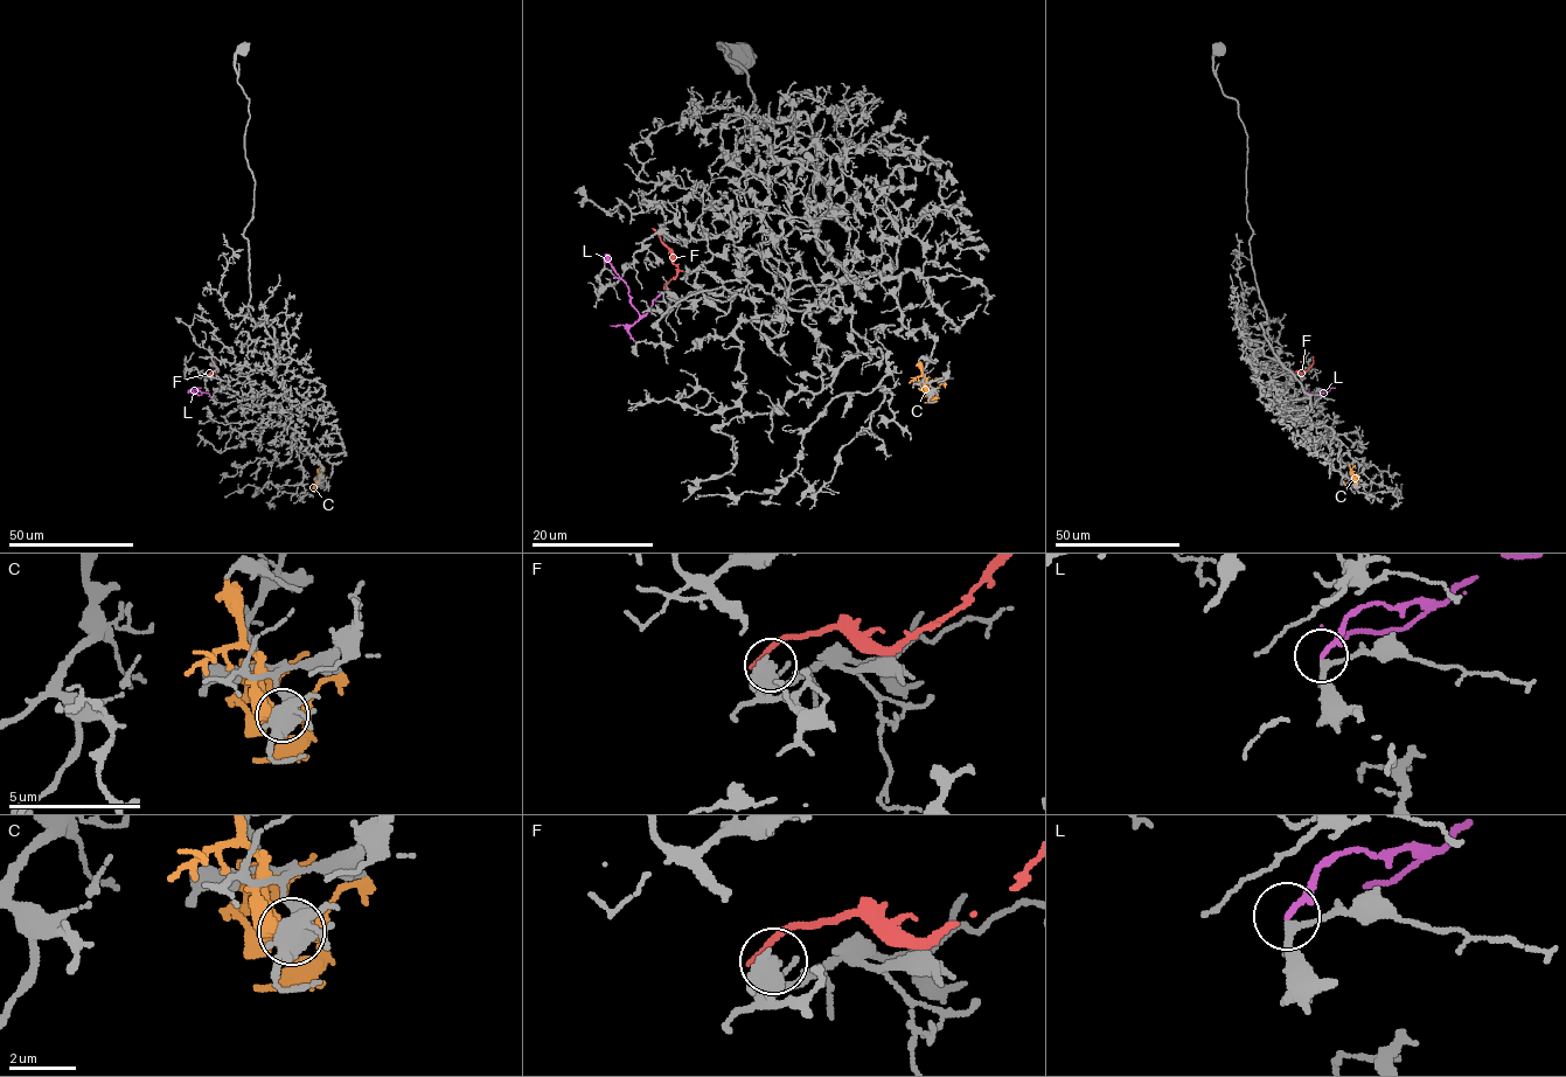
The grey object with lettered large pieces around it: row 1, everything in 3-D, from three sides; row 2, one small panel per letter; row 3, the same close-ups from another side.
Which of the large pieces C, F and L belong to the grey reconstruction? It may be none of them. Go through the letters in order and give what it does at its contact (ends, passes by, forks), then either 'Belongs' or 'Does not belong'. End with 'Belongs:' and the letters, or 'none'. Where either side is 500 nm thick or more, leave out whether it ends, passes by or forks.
C: It forks there. Does not belong
F: It ends there. Does not belong
L: It ends there. Belongs
Belongs: L

